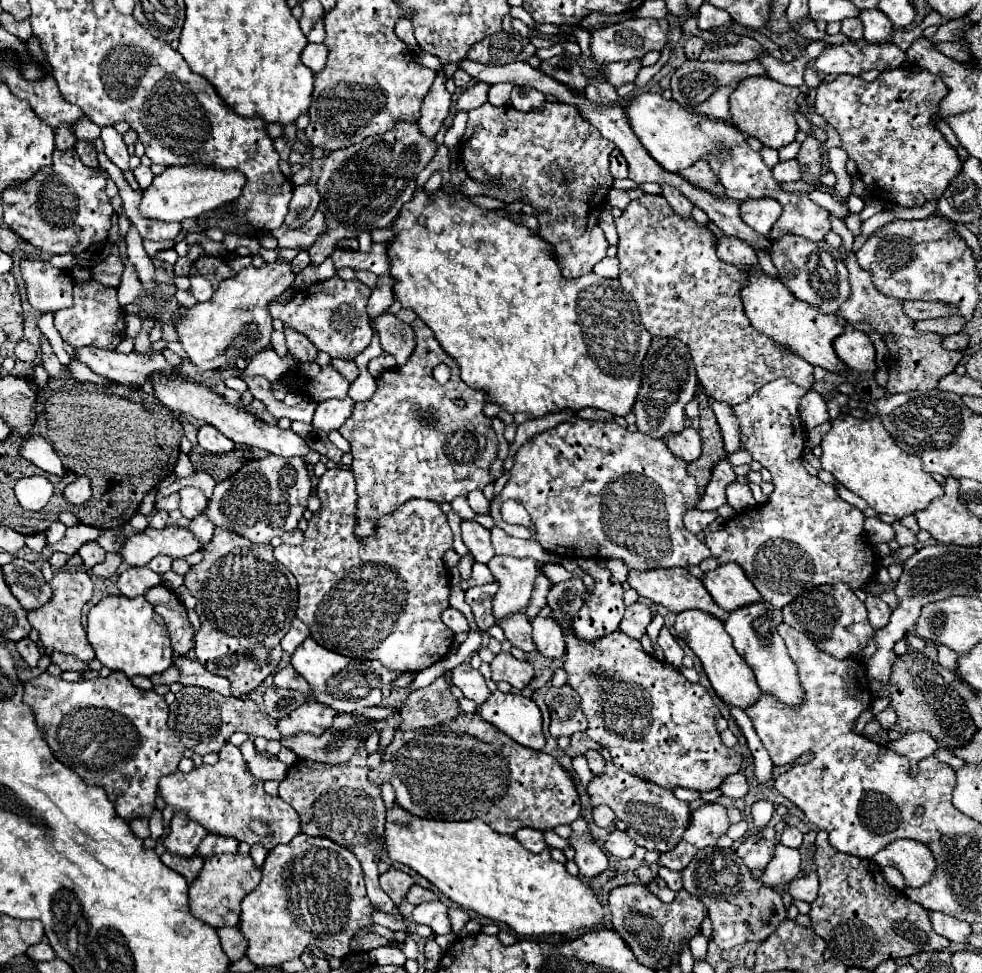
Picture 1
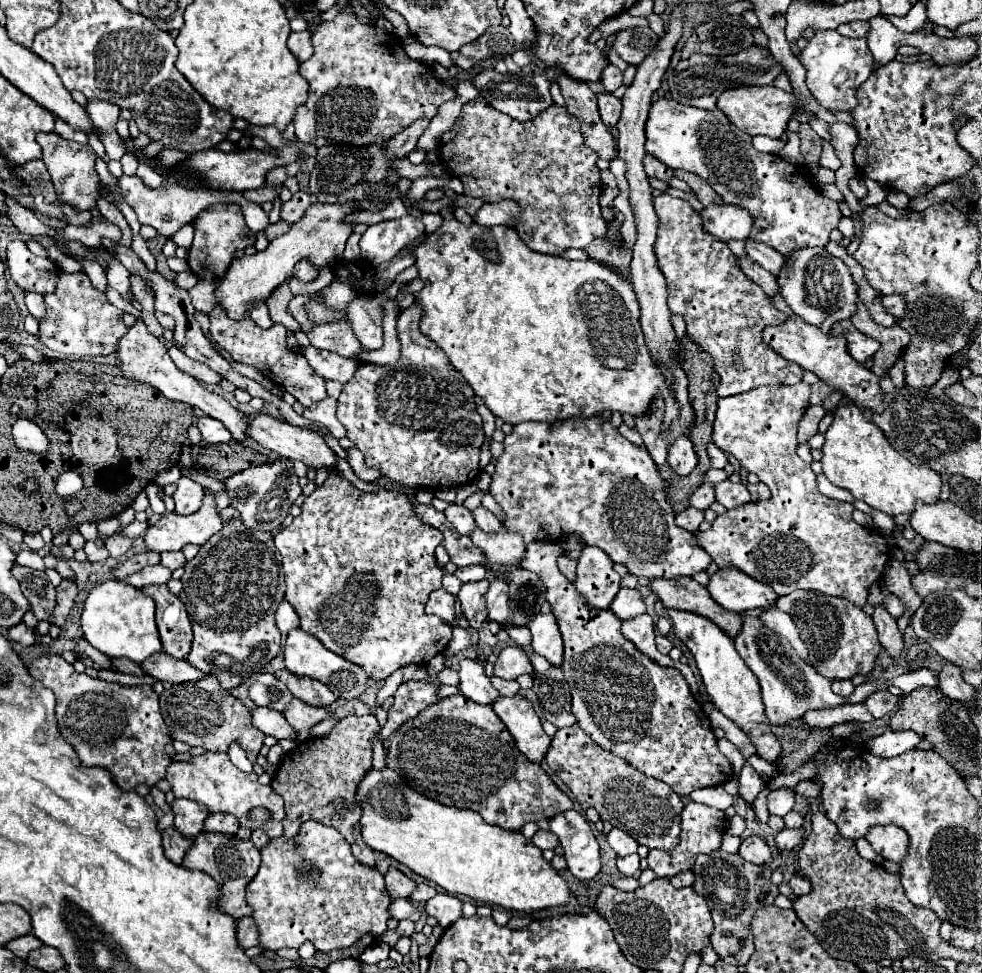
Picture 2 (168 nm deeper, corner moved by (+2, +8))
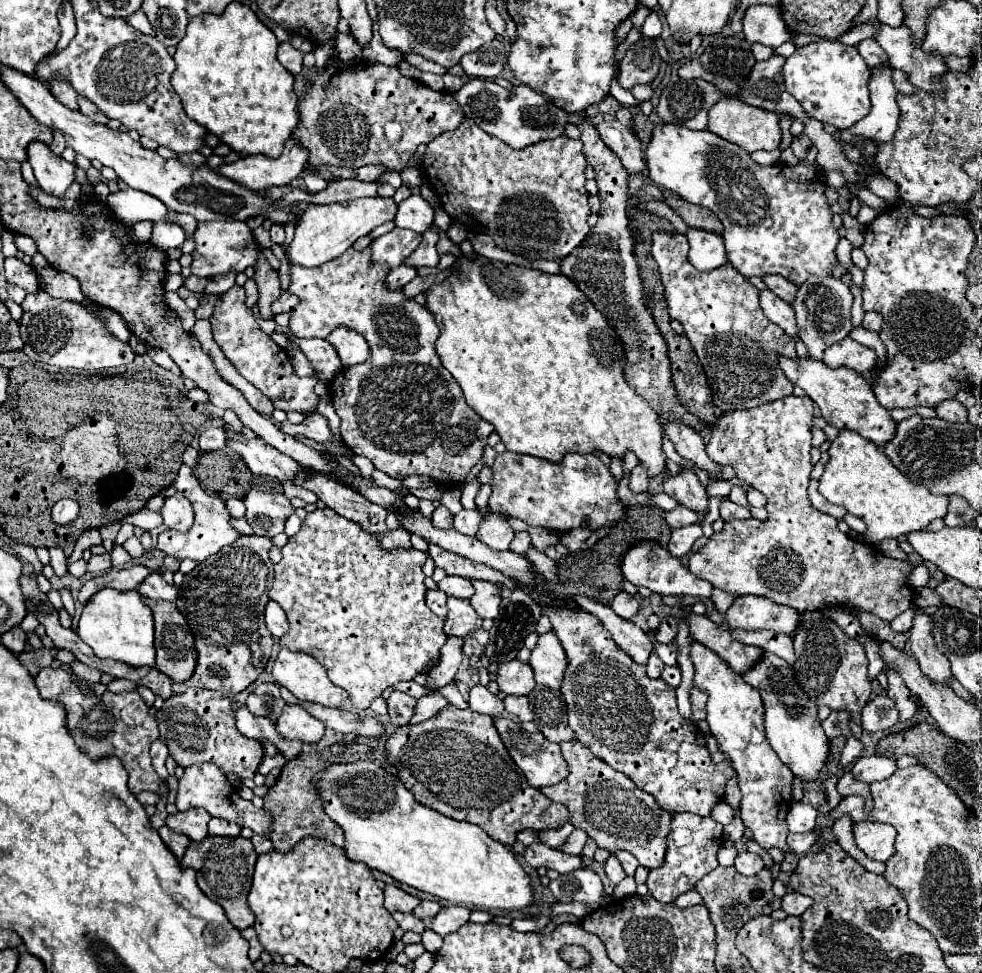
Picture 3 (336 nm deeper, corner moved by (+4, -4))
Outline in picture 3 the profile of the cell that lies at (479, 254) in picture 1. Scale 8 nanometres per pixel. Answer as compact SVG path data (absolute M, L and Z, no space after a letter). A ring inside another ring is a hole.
M460 257L460 273L454 269L454 273L448 279L448 285L434 285L430 291L426 291L428 297L428 309L434 315L434 321L440 329L440 337L436 341L436 353L442 361L442 365L452 373L456 383L460 385L466 403L488 423L494 425L494 431L500 435L502 443L508 451L534 455L552 463L560 463L566 453L606 453L608 457L624 459L628 451L632 451L640 465L646 467L648 477L656 477L666 469L666 455L660 449L662 441L662 427L656 421L656 413L652 407L648 407L648 401L644 397L636 395L636 391L624 381L624 353L622 345L616 337L616 331L612 331L610 323L600 315L600 311L594 309L594 305L580 293L580 289L562 273L550 275L538 269L526 269L520 265L508 265L502 261L490 261L484 257L476 257L474 261L468 261L466 257Z

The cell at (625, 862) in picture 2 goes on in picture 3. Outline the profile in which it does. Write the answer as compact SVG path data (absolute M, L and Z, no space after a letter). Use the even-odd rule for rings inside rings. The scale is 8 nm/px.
M610 855L610 857L606 859L606 863L604 863L604 871L606 871L606 877L608 877L614 885L620 883L620 881L626 877L626 873L624 873L620 861L618 861L614 855Z

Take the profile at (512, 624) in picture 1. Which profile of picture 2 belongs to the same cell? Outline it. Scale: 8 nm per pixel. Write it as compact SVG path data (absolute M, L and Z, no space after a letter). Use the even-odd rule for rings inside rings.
M490 581L490 589L486 593L488 617L496 623L506 623L510 619L510 599L508 599L508 583Z

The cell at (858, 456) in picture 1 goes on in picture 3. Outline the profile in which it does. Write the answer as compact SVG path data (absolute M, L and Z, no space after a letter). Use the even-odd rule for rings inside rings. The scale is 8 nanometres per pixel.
M840 431L828 453L830 461L826 463L824 475L820 479L820 493L830 503L844 505L848 513L860 517L866 523L866 535L872 543L882 539L898 539L912 531L922 531L934 519L946 515L946 495L934 495L926 487L908 481L878 445L856 435L854 431Z

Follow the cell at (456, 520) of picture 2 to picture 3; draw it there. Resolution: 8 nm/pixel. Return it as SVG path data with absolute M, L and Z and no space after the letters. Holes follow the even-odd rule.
M438 507L434 509L432 513L432 523L438 527L438 529L450 529L452 527L452 513L446 509L446 507Z

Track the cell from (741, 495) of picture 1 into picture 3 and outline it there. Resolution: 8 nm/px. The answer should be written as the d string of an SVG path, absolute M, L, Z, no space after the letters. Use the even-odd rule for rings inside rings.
M724 499L720 505L720 519L722 521L732 521L732 519L750 519L750 511L732 503L730 499Z

